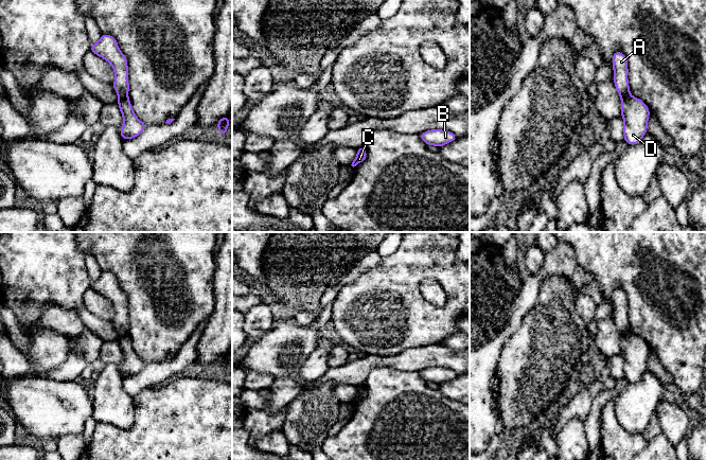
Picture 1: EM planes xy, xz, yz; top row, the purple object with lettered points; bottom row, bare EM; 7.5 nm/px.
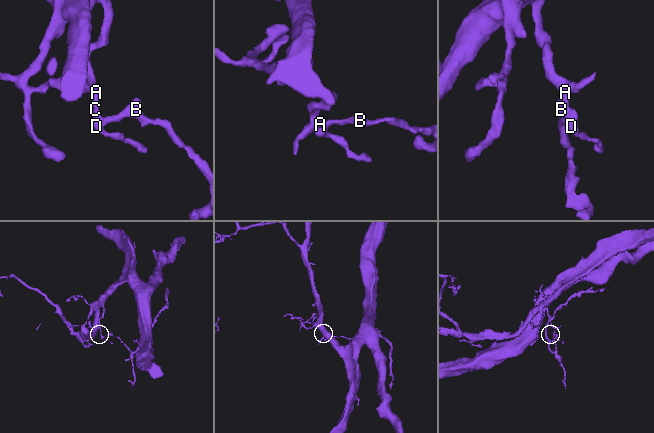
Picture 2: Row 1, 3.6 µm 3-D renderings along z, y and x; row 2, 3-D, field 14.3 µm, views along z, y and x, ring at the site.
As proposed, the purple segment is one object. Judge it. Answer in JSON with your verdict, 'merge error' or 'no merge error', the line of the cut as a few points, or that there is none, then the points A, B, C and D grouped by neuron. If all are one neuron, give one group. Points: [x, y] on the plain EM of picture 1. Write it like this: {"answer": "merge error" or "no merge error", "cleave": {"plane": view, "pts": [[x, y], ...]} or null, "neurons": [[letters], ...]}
{"answer": "merge error", "cleave": {"plane": "xy", "pts": [[127, 333], [119, 336]]}, "neurons": [["A"], ["B", "C", "D"]]}

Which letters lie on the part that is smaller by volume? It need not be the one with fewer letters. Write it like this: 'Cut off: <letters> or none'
Cut off: B, C, D

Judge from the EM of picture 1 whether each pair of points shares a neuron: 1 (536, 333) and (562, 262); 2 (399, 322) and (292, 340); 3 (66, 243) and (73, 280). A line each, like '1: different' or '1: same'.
1: different
2: different
3: same

